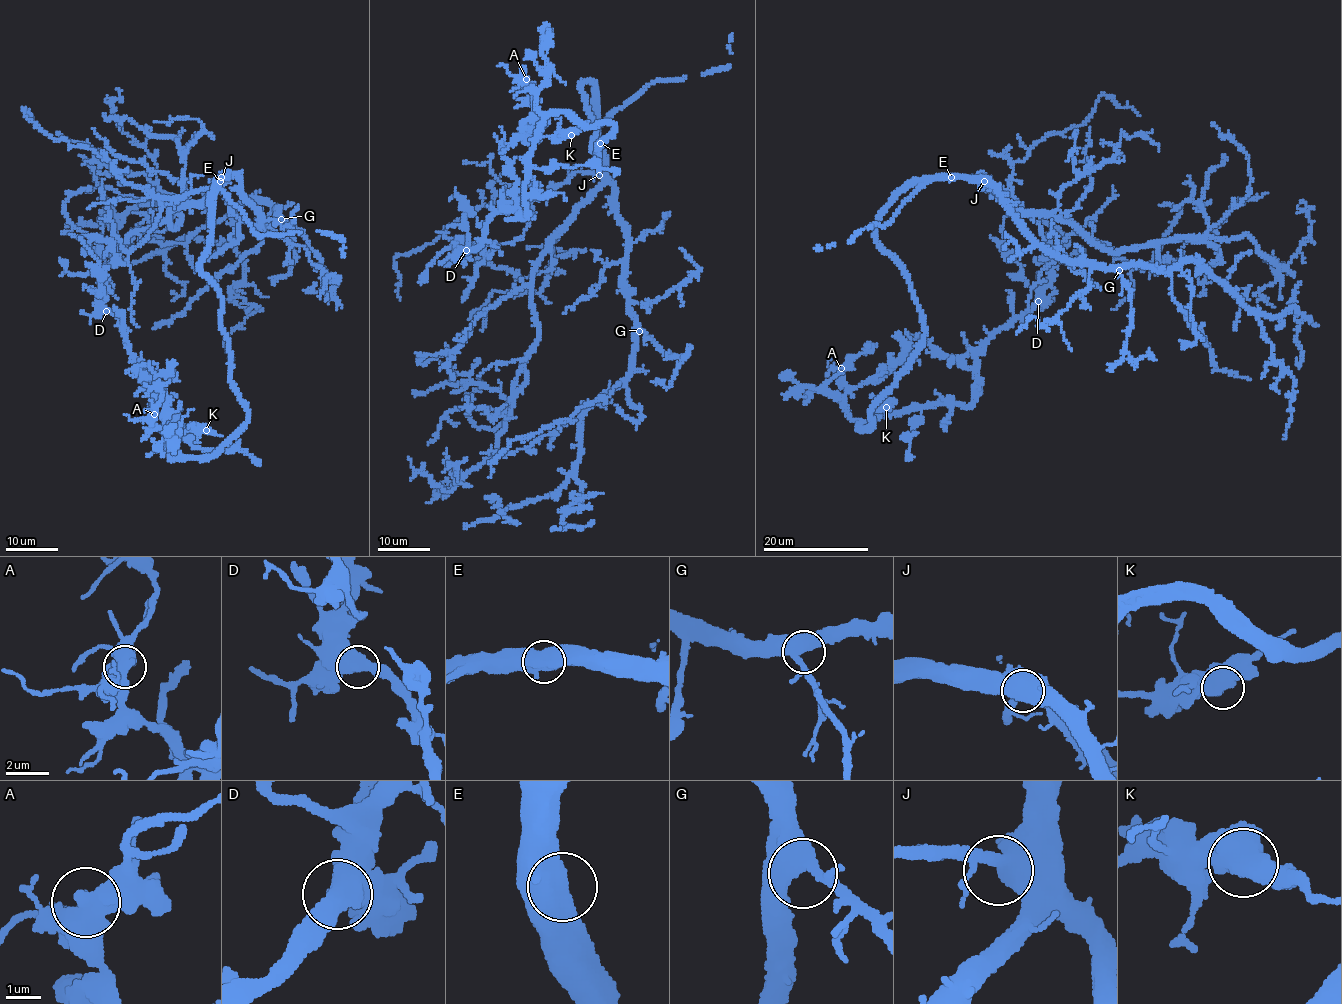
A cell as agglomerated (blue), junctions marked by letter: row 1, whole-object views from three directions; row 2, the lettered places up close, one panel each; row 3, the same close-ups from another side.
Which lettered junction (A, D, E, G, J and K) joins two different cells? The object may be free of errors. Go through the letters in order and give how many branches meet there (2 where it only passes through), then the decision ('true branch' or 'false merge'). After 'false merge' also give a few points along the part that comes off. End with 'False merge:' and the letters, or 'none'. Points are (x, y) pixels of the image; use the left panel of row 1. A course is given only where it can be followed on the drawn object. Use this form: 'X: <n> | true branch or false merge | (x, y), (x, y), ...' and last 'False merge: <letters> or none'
A: 2 | true branch
D: 2 | true branch
E: 2 | true branch
G: 2 | true branch
J: 2 | true branch
K: 2 | true branch
False merge: none

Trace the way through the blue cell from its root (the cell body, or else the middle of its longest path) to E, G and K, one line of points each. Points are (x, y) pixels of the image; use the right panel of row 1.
E: (876, 239), (879, 213), (905, 188), (919, 182), (951, 177)
G: (876, 239), (879, 213), (905, 188), (947, 178), (987, 181), (1038, 243), (1070, 261), (1119, 270)
K: (876, 239), (902, 271), (924, 328), (910, 366), (872, 408), (873, 423), (859, 426), (886, 407)

